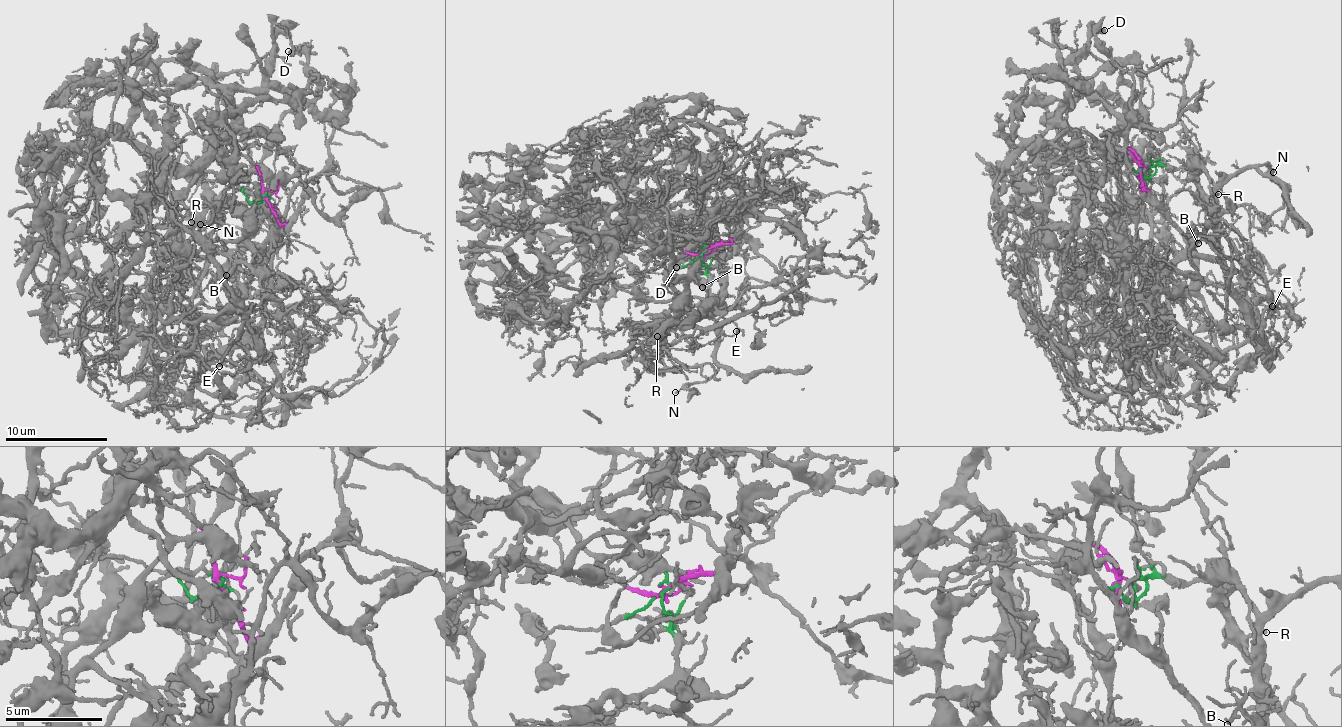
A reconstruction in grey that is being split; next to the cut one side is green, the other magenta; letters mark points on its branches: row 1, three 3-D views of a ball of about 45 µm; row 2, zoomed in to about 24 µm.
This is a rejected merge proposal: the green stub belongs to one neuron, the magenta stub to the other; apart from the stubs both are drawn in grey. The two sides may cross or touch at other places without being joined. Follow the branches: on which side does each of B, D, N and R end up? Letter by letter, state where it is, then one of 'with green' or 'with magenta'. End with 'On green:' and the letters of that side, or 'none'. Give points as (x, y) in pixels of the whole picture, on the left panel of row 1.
B: place (226, 275); with magenta
D: place (288, 51); with magenta
N: place (200, 224); with magenta
R: place (191, 222); with green
On green: R

